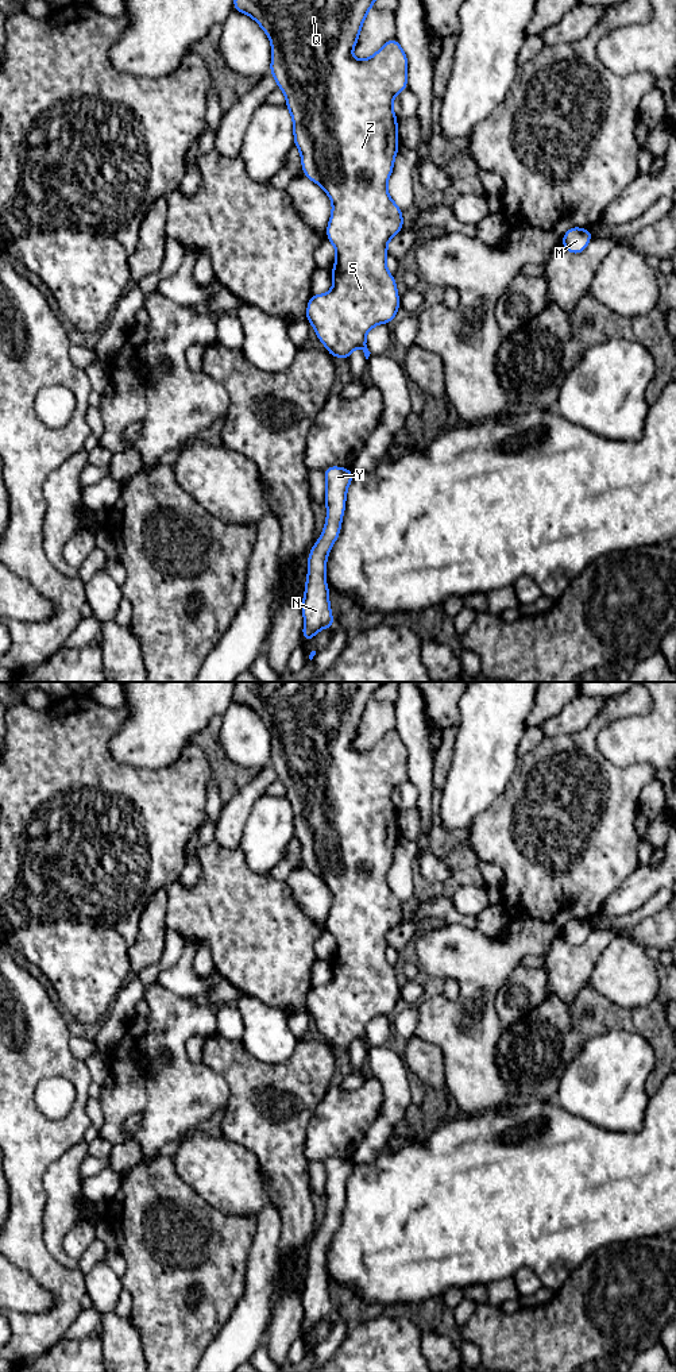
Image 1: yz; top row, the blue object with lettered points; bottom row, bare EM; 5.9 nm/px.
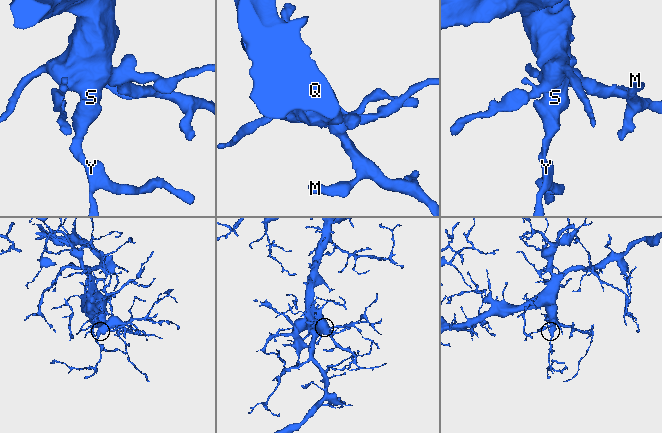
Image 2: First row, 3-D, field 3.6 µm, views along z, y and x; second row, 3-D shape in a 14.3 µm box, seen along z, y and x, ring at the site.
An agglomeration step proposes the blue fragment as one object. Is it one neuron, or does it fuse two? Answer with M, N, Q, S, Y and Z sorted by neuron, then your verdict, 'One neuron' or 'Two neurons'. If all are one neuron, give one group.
Groups: M N Q S Y Z. One neuron

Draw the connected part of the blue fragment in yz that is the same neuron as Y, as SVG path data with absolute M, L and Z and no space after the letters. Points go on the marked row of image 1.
M329 466L325 474L327 521L322 533L308 555L308 578L302 597L304 631L302 641L313 639L318 631L333 628L335 621L329 604L329 587L325 581L327 559L337 540L345 510L347 489L354 473L349 469Z

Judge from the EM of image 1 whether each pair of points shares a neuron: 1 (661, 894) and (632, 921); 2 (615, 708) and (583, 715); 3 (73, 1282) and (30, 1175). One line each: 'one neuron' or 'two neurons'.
1: one neuron
2: two neurons
3: one neuron

